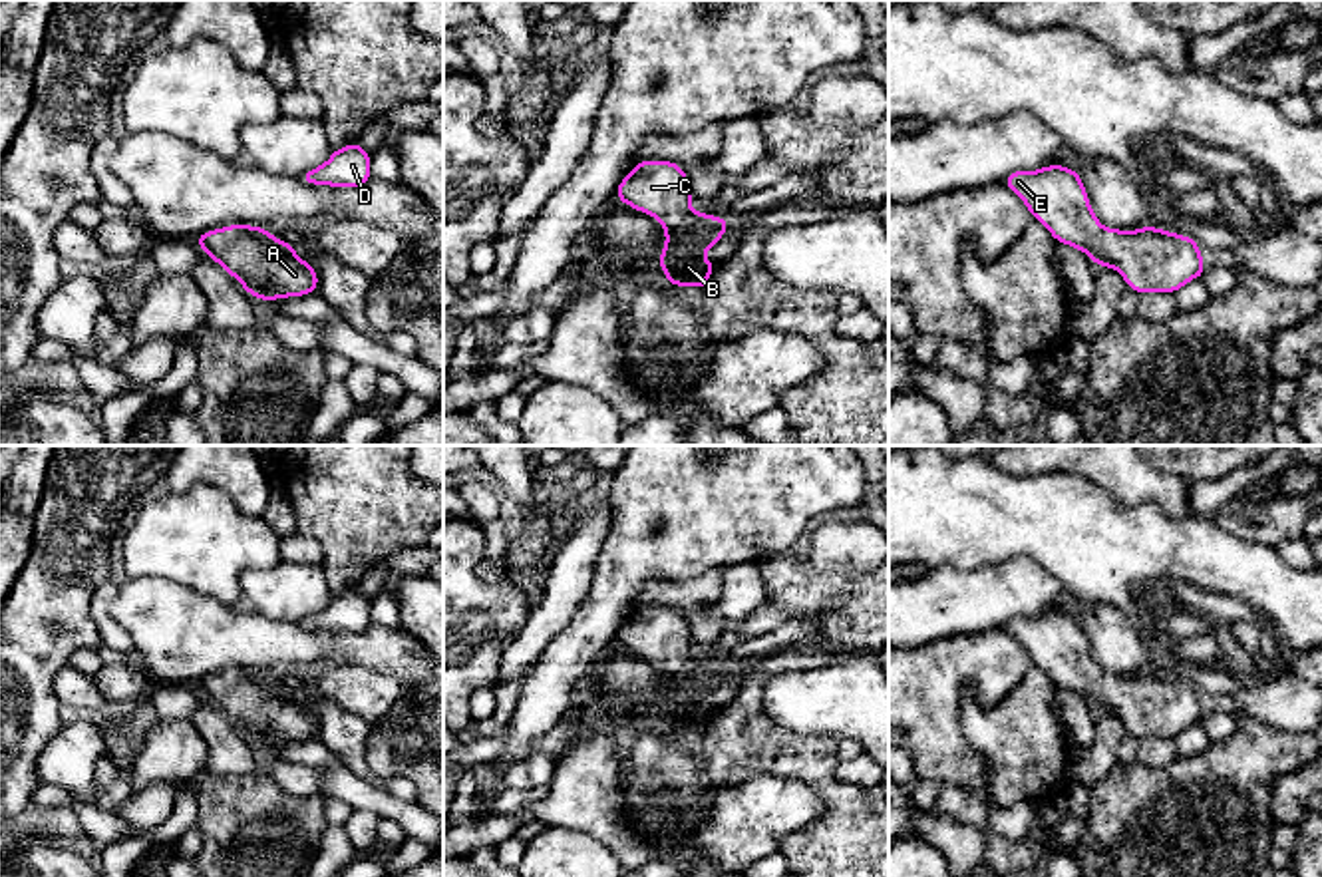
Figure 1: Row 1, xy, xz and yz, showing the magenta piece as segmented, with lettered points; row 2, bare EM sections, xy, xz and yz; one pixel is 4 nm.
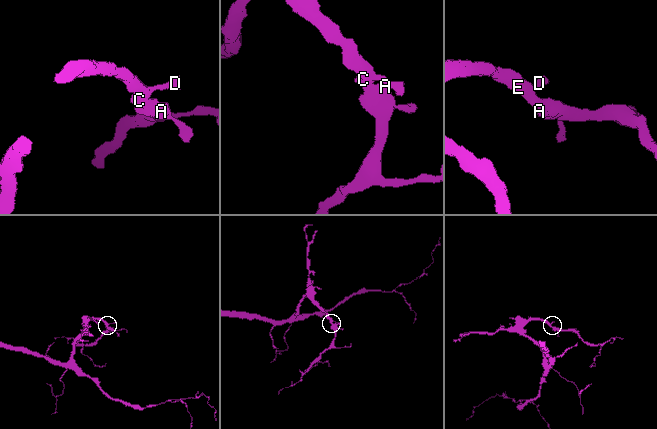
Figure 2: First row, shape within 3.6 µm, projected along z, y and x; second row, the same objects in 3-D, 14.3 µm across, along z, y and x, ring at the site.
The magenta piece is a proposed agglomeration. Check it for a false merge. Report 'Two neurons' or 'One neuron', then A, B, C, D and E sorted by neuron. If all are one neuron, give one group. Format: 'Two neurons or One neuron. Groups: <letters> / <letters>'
One neuron. Groups: A B C D E

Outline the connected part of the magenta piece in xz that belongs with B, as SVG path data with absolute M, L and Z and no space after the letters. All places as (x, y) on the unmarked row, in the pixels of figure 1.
M672 607L636 609L616 632L616 644L664 672L666 690L656 710L664 714L666 726L674 732L694 730L702 738L718 712L702 702L724 682L730 664L692 656L688 622Z

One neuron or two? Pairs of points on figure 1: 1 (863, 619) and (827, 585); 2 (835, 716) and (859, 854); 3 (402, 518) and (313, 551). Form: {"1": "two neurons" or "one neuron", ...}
{"1": "one neuron", "2": "two neurons", "3": "two neurons"}

